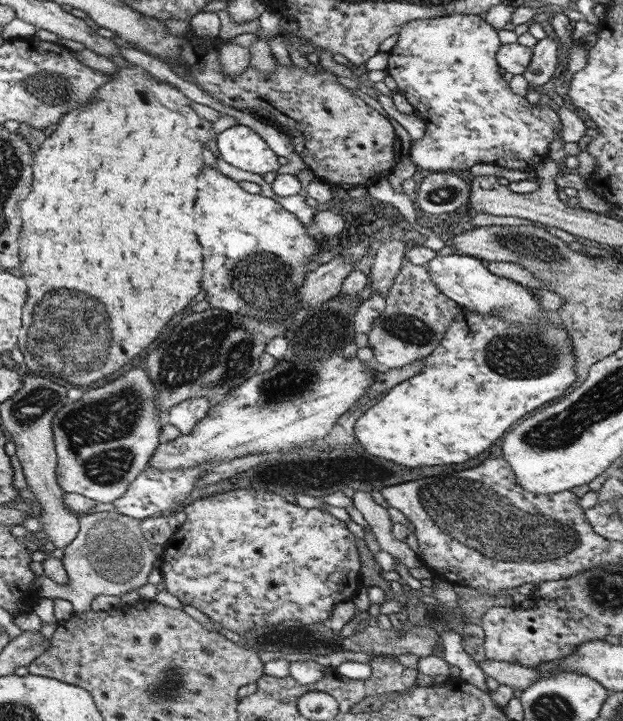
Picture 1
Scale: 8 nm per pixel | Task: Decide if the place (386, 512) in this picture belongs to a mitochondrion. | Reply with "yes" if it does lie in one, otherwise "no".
no

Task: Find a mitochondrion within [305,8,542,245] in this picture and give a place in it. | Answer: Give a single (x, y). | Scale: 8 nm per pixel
(442, 194)

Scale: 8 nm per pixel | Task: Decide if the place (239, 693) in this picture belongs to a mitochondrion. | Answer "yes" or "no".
no

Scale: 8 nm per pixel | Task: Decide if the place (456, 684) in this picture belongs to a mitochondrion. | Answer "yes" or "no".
no

